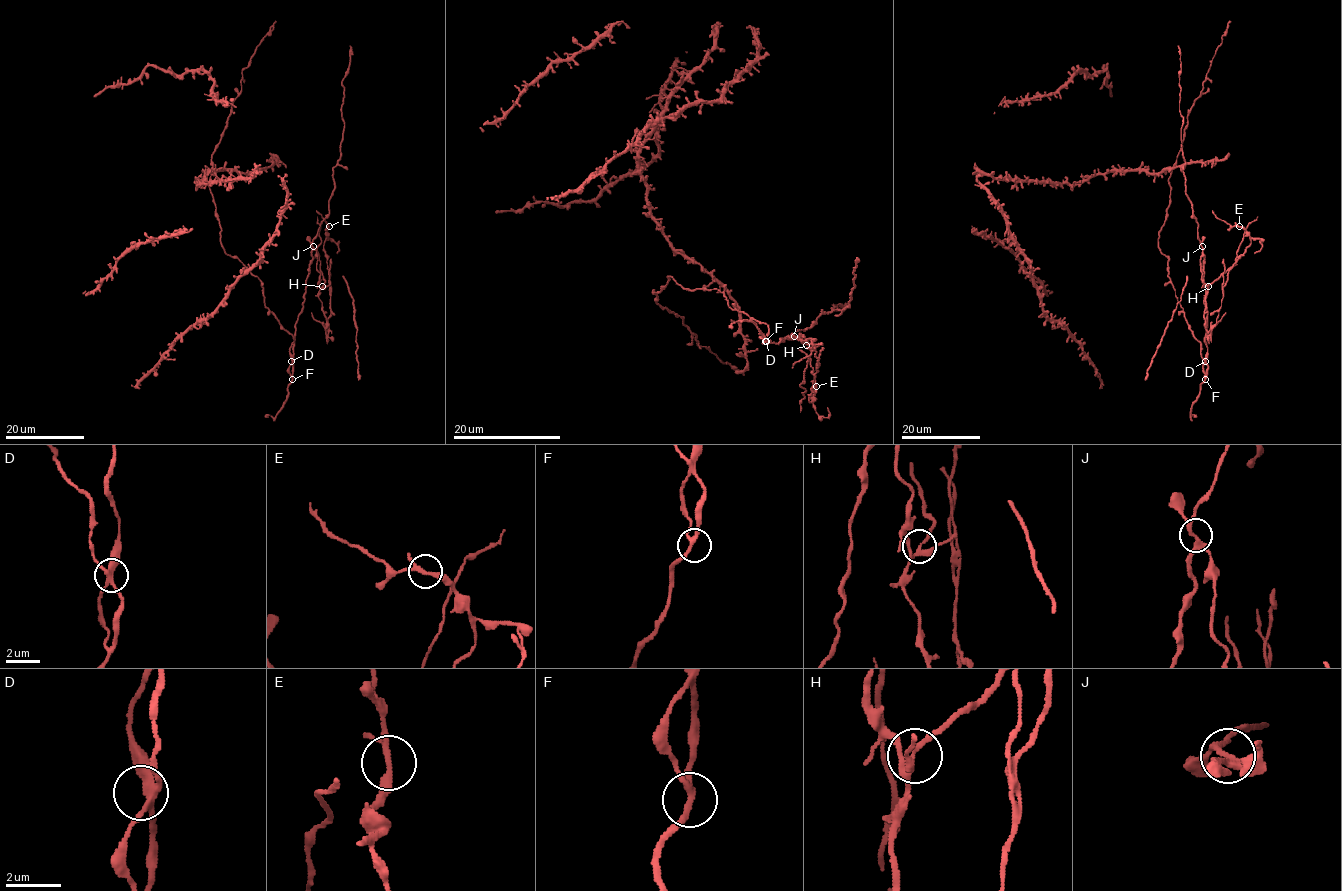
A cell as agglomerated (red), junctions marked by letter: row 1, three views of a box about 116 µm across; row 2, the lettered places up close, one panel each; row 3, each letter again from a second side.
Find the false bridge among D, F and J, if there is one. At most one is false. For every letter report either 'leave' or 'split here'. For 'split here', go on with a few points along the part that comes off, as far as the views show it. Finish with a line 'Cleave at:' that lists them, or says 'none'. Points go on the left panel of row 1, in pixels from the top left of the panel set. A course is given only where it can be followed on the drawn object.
D: leave
F: leave
J: split here; foreign part runs (313, 246), (327, 335), (331, 286), (324, 243), (329, 227), (316, 210)
Cleave at: J

